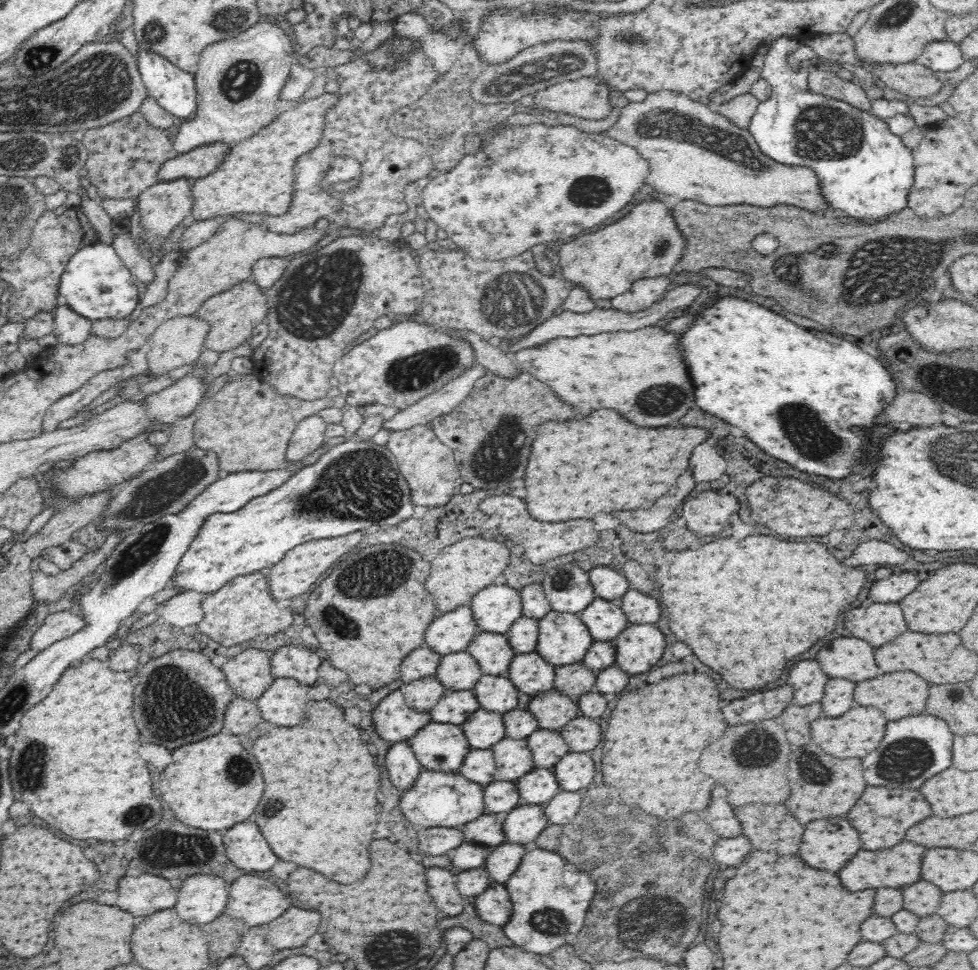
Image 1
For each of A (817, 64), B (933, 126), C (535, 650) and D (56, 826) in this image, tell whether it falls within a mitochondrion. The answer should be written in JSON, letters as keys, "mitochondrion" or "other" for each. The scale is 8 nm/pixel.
{"A":"other","B":"other","C":"other","D":"other"}

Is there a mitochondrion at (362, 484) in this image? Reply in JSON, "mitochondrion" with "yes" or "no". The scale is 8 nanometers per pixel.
{"mitochondrion":"yes"}

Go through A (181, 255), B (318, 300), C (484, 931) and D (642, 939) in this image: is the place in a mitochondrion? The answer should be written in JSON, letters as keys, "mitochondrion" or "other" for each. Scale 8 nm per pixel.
{"A":"other","B":"mitochondrion","C":"other","D":"mitochondrion"}

